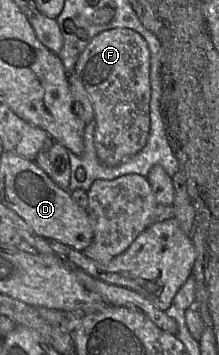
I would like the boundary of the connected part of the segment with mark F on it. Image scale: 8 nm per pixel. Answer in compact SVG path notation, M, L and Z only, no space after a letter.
M128 28L103 31L79 55L75 72L94 108L94 144L105 166L116 166L138 153L150 131L150 51L143 37Z

